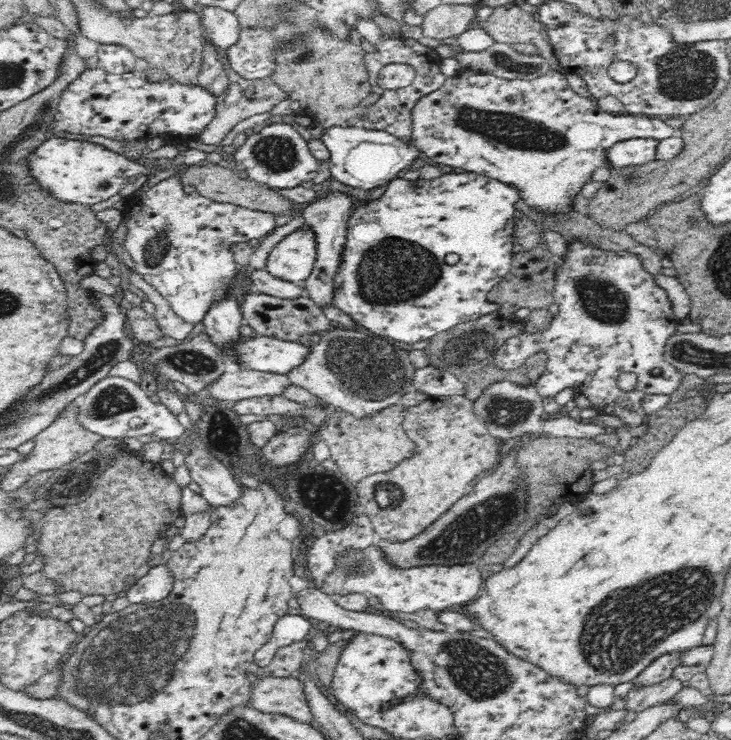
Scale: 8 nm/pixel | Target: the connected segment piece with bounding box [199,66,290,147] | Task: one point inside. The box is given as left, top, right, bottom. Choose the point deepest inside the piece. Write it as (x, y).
(245, 98)

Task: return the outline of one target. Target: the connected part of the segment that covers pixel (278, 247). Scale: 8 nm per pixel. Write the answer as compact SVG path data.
M304 225L274 246L265 269L276 278L302 283L313 273L316 257L314 233Z

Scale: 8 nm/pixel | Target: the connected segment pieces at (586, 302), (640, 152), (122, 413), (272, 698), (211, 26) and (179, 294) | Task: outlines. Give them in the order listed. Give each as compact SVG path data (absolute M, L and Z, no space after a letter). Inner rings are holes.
M578 240L566 241L564 264L560 270L556 270L554 281L553 298L559 311L552 317L550 326L543 331L526 332L507 339L502 346L496 348L492 360L500 369L512 370L520 367L534 354L543 354L546 368L534 384L542 398L553 398L562 389L572 387L586 396L589 406L612 408L613 416L620 417L632 427L637 426L634 418L643 415L642 400L649 394L672 394L681 384L683 376L681 371L665 362L666 343L676 334L676 328L682 321L676 318L672 311L668 293L660 288L654 276L642 267L642 260L638 256L620 256L620 252L604 251L590 244L582 244ZM622 372L636 374L636 392L626 394L622 390L608 390L612 384L616 384ZM616 406L628 406L626 410L632 410L636 415L624 414L616 410Z
M634 138L614 144L605 154L605 160L610 163L613 171L622 166L646 164L657 158L658 146L656 138Z
M108 376L94 384L90 390L76 400L80 407L81 425L96 434L108 438L140 437L144 434L157 436L161 440L179 440L187 430L164 404L152 402L149 396L130 380Z
M262 677L254 681L252 707L263 713L278 713L298 722L315 720L313 704L306 695L303 679L299 677Z
M210 6L197 9L205 28L205 39L220 46L222 50L227 50L233 42L239 39L241 26L234 12Z
M175 174L134 197L123 211L124 216L128 214L128 231L123 239L123 245L135 263L134 270L170 303L172 310L182 320L194 325L204 322L205 314L214 305L233 297L230 290L241 265L235 261L231 248L235 244L247 243L252 238L262 240L277 226L272 214L214 202L196 191L186 194L183 186L181 175Z

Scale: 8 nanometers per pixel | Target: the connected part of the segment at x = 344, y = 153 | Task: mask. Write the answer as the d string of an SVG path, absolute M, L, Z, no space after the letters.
M337 126L324 131L320 140L330 152L329 170L334 180L362 190L387 185L398 174L401 176L416 158L423 158L421 148L415 146L413 140L402 140L388 131L371 130L364 126Z

